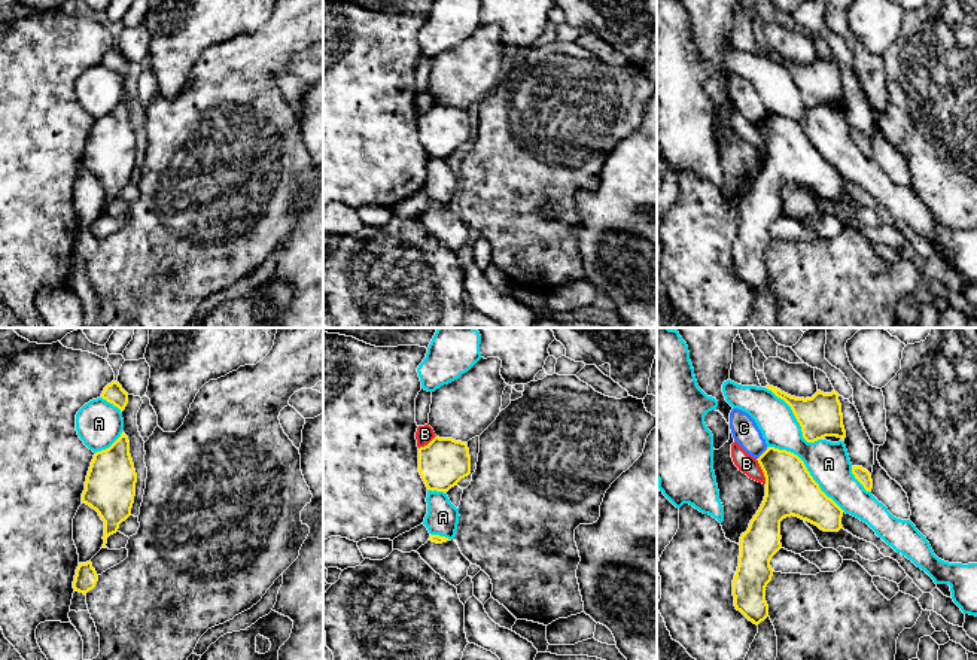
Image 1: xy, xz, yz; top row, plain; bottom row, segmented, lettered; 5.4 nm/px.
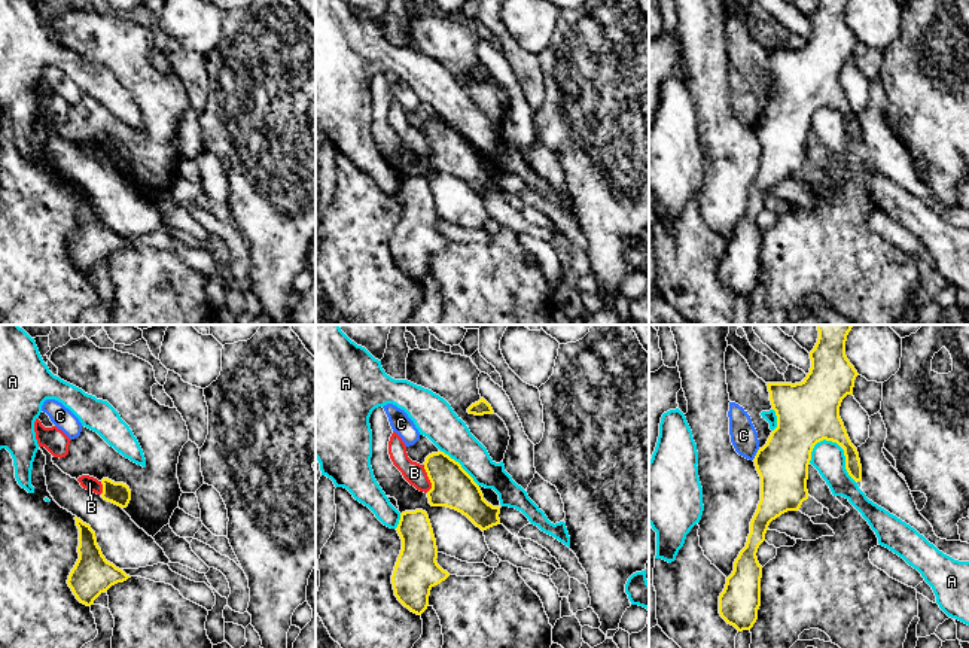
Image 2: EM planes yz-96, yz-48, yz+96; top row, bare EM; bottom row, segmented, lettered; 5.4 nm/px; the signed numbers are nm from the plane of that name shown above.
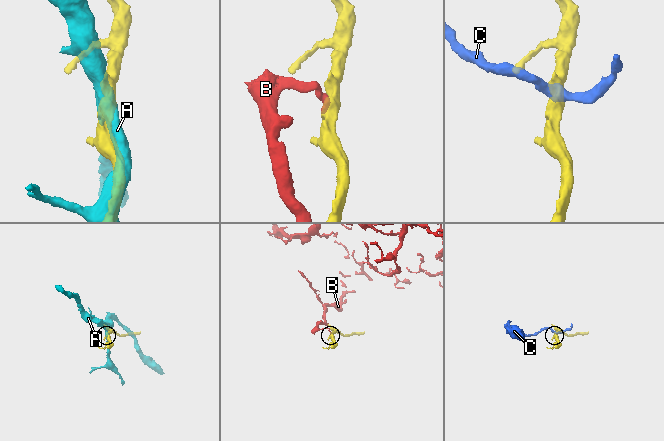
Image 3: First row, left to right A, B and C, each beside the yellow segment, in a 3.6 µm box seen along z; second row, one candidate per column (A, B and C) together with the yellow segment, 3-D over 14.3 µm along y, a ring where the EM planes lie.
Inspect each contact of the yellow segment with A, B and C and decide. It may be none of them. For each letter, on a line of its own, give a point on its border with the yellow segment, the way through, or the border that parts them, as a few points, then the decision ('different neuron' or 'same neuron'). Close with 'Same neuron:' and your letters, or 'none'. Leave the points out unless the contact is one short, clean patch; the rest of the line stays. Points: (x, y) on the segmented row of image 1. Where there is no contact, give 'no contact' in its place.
A: meets yellow in yz at (806, 470); different neuron
B: meets yellow in yz at (763, 471); border along yz (755, 459), (766, 483); different neuron
C: meets yellow in yz at (763, 453); border along yz (767, 447), (757, 459); different neuron
Same neuron: none

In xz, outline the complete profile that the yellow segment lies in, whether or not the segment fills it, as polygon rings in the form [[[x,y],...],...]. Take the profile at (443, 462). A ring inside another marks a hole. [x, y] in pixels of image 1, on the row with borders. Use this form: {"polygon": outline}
{"polygon": [[[435,437],[419,448],[419,472],[427,490],[448,492],[471,474],[468,444]]]}

